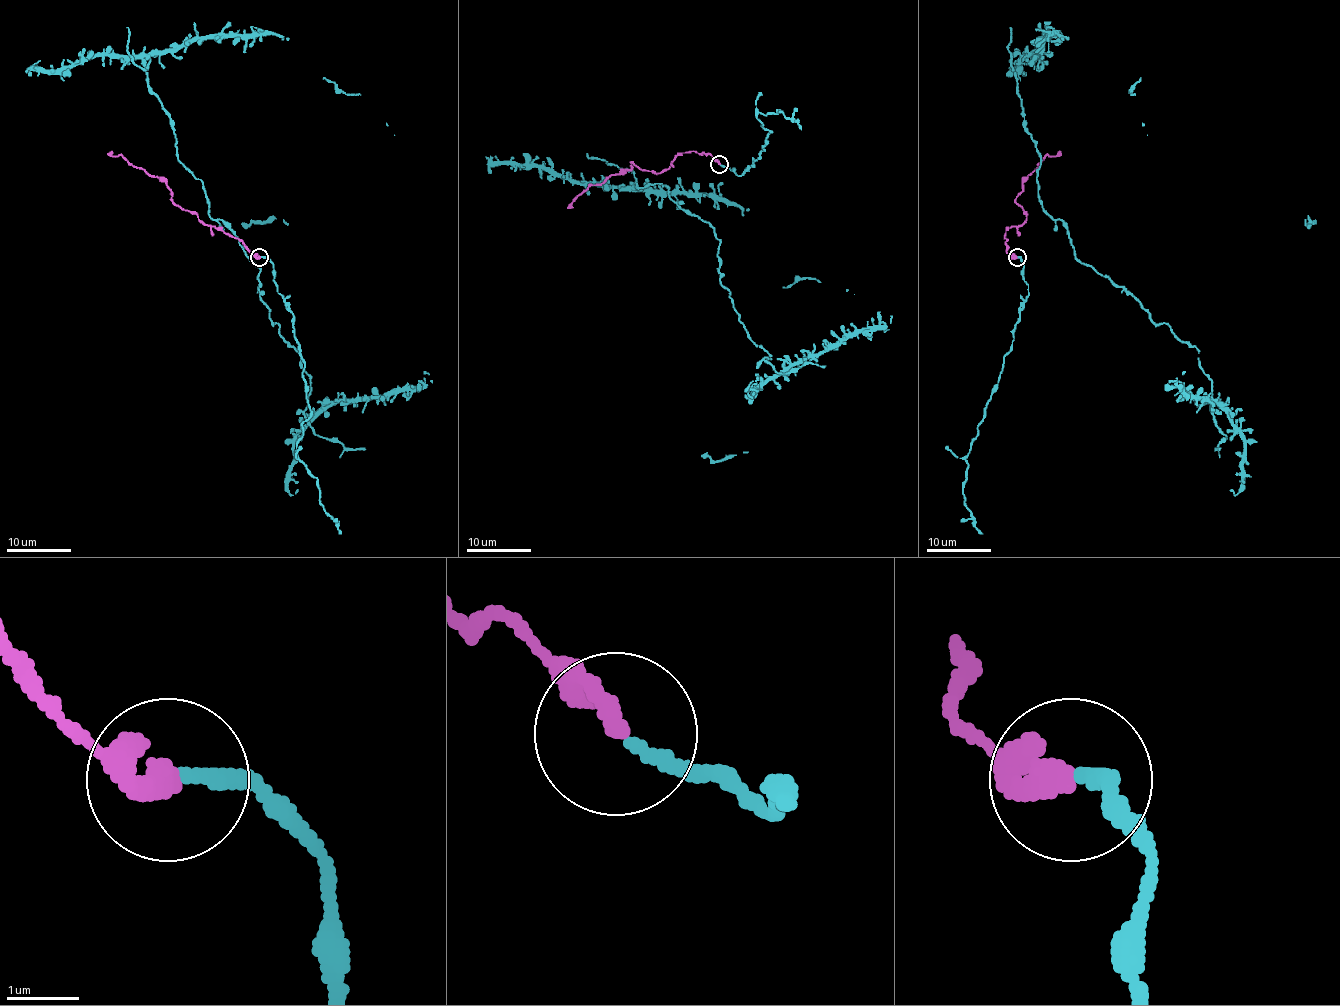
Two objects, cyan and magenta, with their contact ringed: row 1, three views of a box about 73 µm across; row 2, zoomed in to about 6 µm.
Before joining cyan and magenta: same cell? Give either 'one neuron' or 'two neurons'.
one neuron

